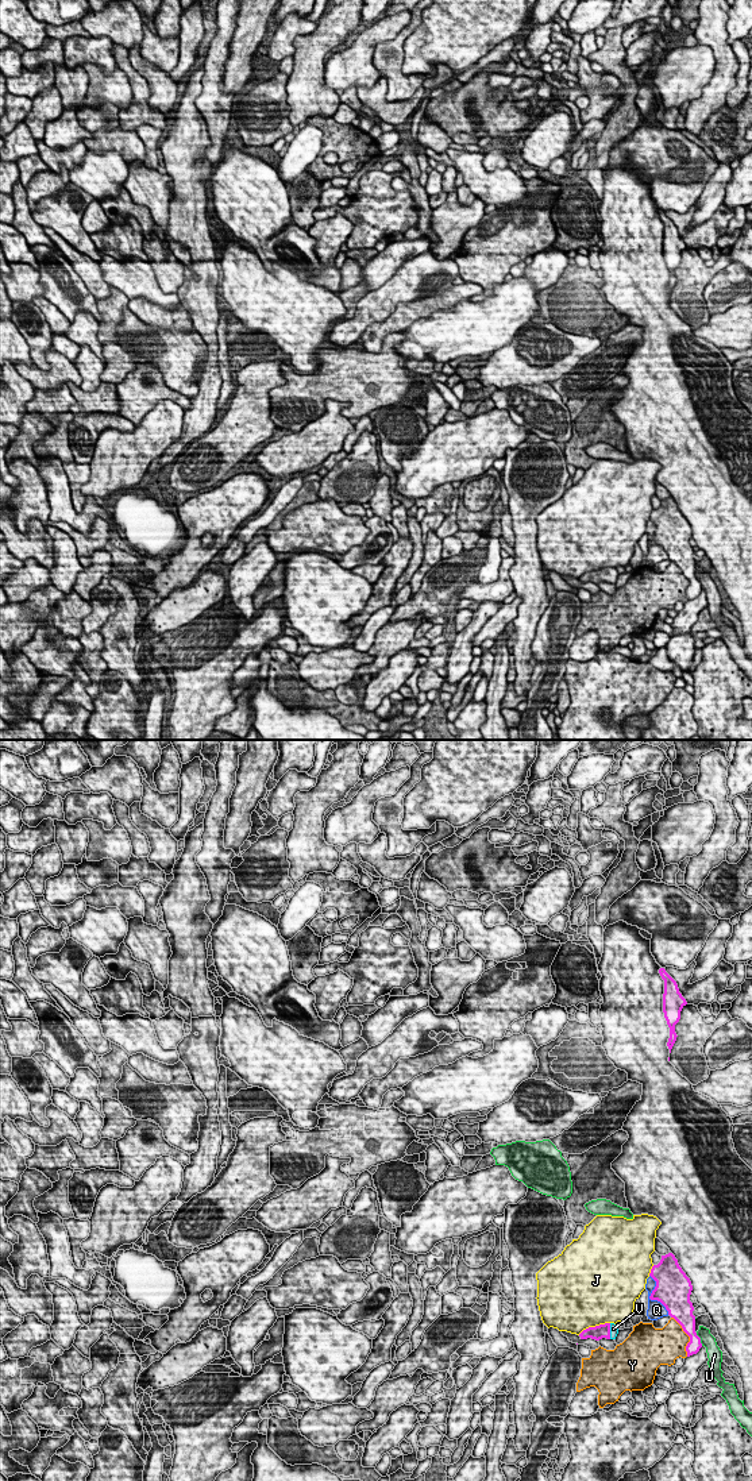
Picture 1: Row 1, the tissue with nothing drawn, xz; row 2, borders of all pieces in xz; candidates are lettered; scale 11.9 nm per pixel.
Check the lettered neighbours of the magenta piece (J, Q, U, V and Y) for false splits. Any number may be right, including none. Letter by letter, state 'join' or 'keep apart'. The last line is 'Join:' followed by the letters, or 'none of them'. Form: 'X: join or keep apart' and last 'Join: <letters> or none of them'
J: keep apart
Q: keep apart
U: keep apart
V: join
Y: keep apart
Join: V

